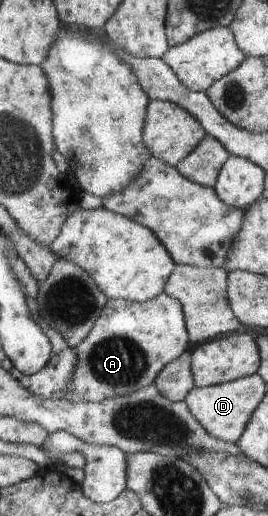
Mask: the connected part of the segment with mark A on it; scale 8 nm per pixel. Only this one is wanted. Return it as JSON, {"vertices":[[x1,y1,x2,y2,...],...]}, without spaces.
{"vertices":[[169,294,144,303,109,300,93,332,75,349,77,365,67,399,96,403,151,386,158,374,188,349,190,340,181,301]]}

